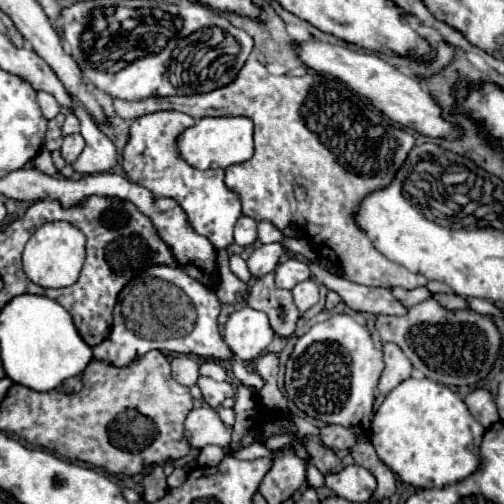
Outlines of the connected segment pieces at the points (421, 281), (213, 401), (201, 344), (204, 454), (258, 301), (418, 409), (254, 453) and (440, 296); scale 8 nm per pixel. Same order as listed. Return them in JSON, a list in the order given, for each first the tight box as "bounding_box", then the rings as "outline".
[{"bounding_box":[113,59,427,289],"outline":[[[249,59],[245,67],[239,71],[237,79],[221,89],[215,89],[205,95],[191,95],[191,97],[149,97],[141,101],[125,101],[115,99],[113,101],[115,113],[129,121],[147,113],[175,109],[181,113],[187,113],[197,119],[197,115],[245,115],[253,119],[255,123],[255,155],[239,165],[227,167],[225,183],[229,189],[237,191],[241,195],[243,203],[243,215],[253,217],[255,221],[269,221],[277,229],[289,227],[289,223],[297,225],[305,231],[309,243],[317,253],[331,251],[341,269],[347,273],[347,279],[359,285],[379,285],[379,287],[403,287],[403,289],[415,289],[421,285],[427,285],[427,279],[423,275],[415,275],[407,271],[403,265],[389,261],[385,255],[381,255],[371,239],[357,227],[355,215],[359,211],[361,199],[365,195],[371,195],[373,191],[389,187],[393,183],[393,175],[405,165],[405,159],[409,151],[415,147],[415,137],[391,125],[389,119],[385,119],[377,109],[367,105],[365,99],[361,99],[355,91],[351,91],[345,83],[339,79],[333,79],[329,75],[313,73],[303,77],[289,77],[289,75],[271,75],[265,67],[265,63],[257,59]]]},{"bounding_box":[197,377,235,409],"outline":[[[199,377],[197,385],[199,385],[201,393],[203,393],[205,403],[207,403],[209,407],[213,407],[213,409],[221,407],[223,399],[227,399],[227,397],[233,397],[233,395],[235,395],[233,385],[231,385],[231,383],[227,383],[227,381],[219,383],[219,381],[209,379],[209,377]]]},{"bounding_box":[93,267,233,367],"outline":[[[149,267],[139,275],[139,279],[135,277],[121,291],[113,311],[111,335],[93,347],[93,357],[113,367],[127,367],[129,363],[133,363],[133,359],[157,349],[185,355],[207,355],[229,363],[233,359],[233,353],[223,341],[217,327],[219,309],[221,305],[215,291],[205,287],[201,281],[185,275],[185,271],[181,271],[179,267]]]},{"bounding_box":[197,445,225,467],"outline":[[[207,445],[203,449],[200,449],[197,463],[200,467],[214,467],[223,460],[224,456],[225,453],[221,447]]]},{"bounding_box":[245,273,301,339],"outline":[[[273,273],[257,279],[257,283],[249,289],[245,303],[253,309],[267,313],[277,337],[287,339],[295,333],[301,313],[297,311],[297,305],[293,303],[291,291],[275,287]]]},{"bounding_box":[371,379,485,489],"outline":[[[405,379],[399,383],[375,411],[371,425],[371,443],[379,459],[401,477],[401,481],[437,489],[467,479],[481,467],[481,439],[485,427],[469,415],[465,401],[447,385],[431,379]]]},{"bounding_box":[231,443,273,459],"outline":[[[253,443],[253,445],[249,445],[249,447],[243,447],[243,449],[239,449],[239,451],[233,451],[231,453],[235,459],[259,459],[259,457],[269,457],[269,455],[273,455],[263,443]]]},{"bounding_box":[433,293,469,311],"outline":[[[433,293],[433,299],[437,301],[437,303],[441,303],[441,307],[445,307],[445,309],[451,309],[451,311],[455,311],[455,309],[463,309],[463,311],[469,311],[469,303],[467,303],[467,299],[465,297],[459,297],[457,293]]]}]

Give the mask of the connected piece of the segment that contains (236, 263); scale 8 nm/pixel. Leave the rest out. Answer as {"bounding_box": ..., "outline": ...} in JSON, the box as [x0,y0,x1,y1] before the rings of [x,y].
{"bounding_box":[229,255,251,283],"outline":[[[233,255],[233,257],[229,259],[229,267],[231,267],[231,271],[233,271],[243,283],[247,283],[247,281],[251,279],[251,273],[249,273],[249,269],[247,269],[247,263],[245,263],[239,255]]]}

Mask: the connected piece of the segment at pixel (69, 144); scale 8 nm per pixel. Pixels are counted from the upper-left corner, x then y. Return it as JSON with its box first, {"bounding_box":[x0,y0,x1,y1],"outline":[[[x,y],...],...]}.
{"bounding_box":[61,133,85,163],"outline":[[[79,133],[69,135],[69,137],[63,141],[63,145],[61,145],[61,153],[63,153],[63,159],[65,159],[67,163],[73,163],[73,161],[81,155],[83,149],[85,149],[85,139],[83,139]]]}

